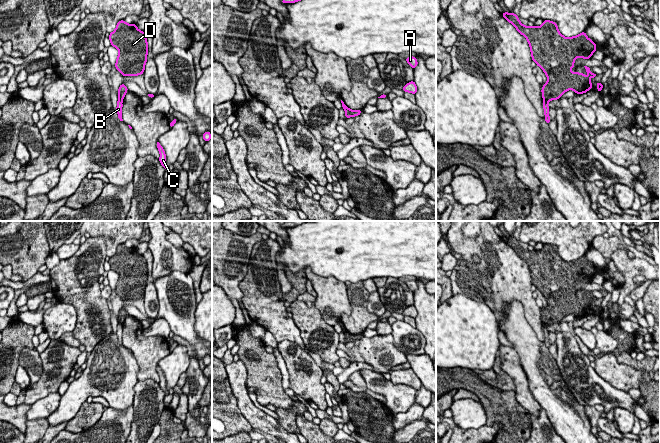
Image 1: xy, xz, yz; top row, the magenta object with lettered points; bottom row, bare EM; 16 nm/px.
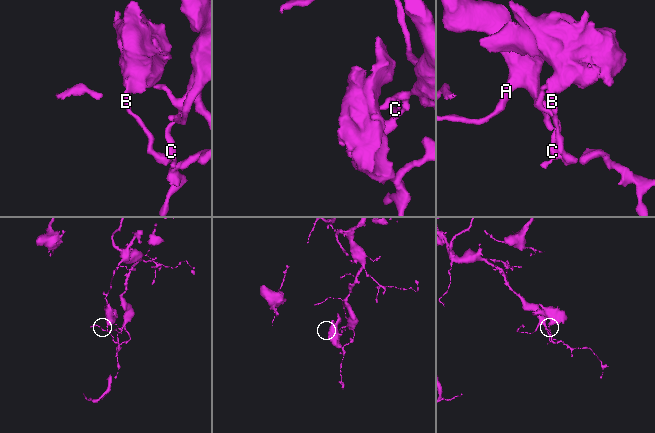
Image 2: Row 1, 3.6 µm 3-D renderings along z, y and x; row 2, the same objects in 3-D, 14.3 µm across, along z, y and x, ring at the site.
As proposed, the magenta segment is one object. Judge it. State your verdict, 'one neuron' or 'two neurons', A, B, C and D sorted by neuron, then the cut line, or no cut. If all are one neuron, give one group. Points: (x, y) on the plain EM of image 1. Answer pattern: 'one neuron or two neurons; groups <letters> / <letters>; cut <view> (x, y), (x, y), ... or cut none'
two neurons; groups A B C / D; cut yz (544, 322), (548, 325)

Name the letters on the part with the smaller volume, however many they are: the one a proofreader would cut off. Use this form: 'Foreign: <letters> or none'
Foreign: D

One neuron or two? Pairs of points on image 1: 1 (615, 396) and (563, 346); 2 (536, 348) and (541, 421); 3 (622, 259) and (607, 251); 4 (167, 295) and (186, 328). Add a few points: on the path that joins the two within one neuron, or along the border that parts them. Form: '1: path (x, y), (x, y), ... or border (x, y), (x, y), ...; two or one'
1: path (601, 390), (571, 360); one
2: border (529, 385), (533, 398), (545, 411), (553, 426); two
3: border (619, 248), (611, 255), (610, 260); two
4: path (170, 303), (181, 320); one

